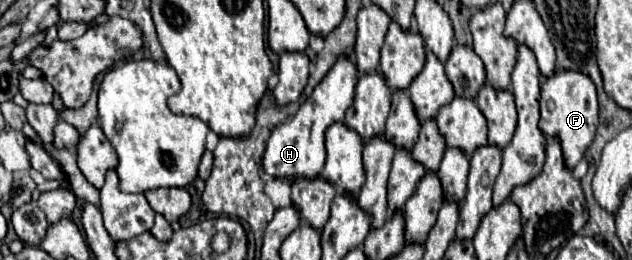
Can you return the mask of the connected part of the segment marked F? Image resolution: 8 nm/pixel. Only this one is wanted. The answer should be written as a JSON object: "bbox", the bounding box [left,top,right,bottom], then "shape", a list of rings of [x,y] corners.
{"bbox":[540,70,598,168],"shape":[[[556,70],[552,76],[542,78],[540,94],[540,130],[546,138],[560,136],[564,160],[570,168],[574,168],[578,160],[584,156],[586,148],[592,144],[598,126],[596,86],[588,74],[582,74],[578,70]]]}

